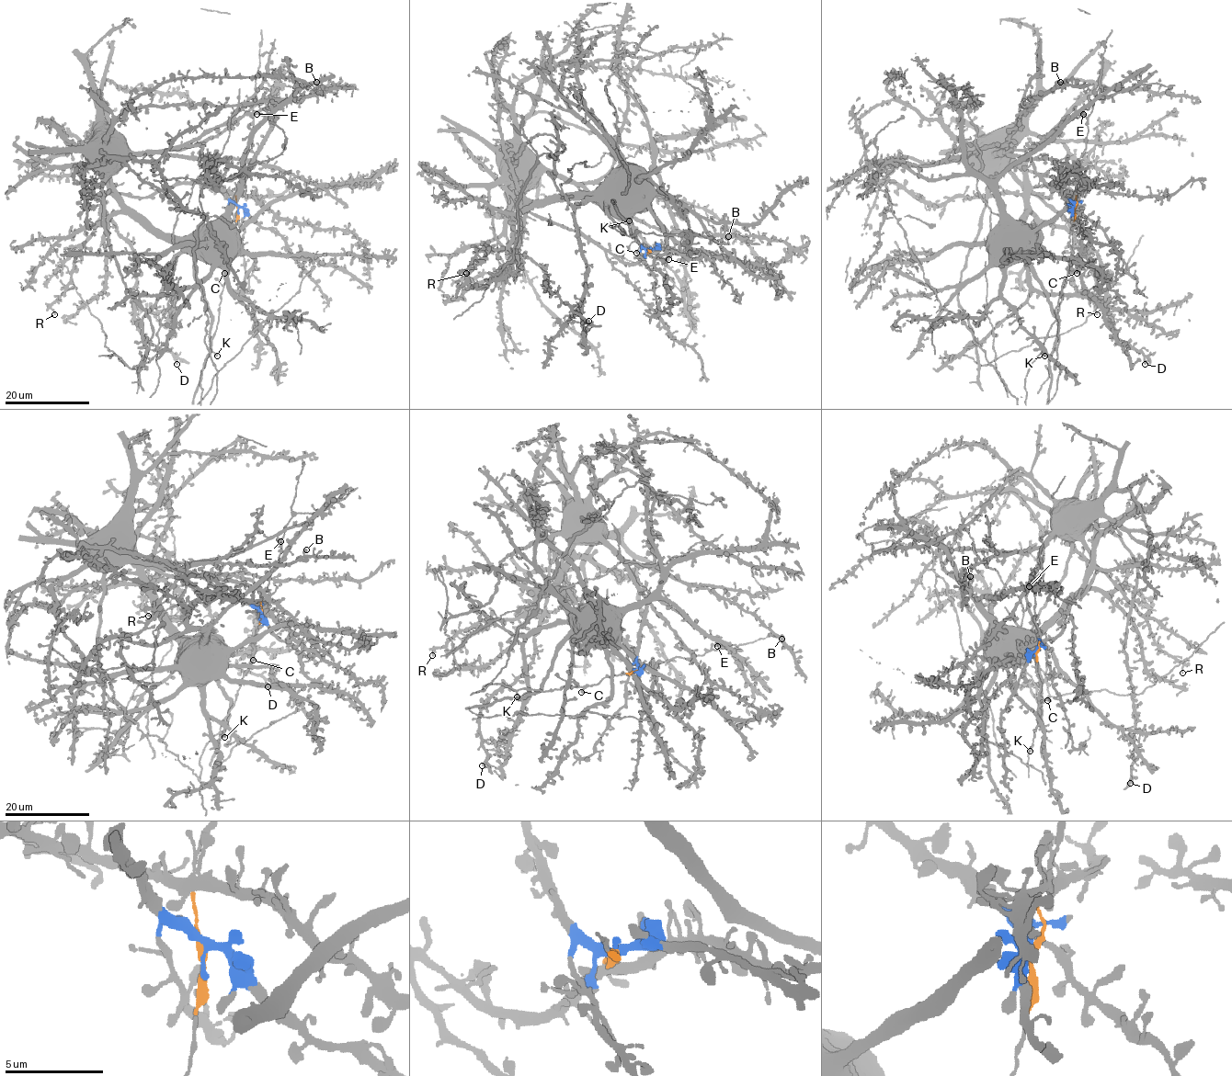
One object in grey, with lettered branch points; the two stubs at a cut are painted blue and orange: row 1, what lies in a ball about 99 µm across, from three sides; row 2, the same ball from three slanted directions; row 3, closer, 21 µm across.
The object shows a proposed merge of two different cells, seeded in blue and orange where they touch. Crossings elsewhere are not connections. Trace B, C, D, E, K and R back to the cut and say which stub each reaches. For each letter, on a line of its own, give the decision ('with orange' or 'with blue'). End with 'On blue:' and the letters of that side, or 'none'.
B: with blue
C: with orange
D: with blue
E: with blue
K: with orange
R: with blue
On blue: B, D, E, R

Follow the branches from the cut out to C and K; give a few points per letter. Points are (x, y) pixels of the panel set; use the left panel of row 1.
C: (238, 207), (230, 270), (224, 273)
K: (238, 207), (230, 247), (230, 272), (220, 295), (219, 321), (211, 340), (211, 350), (217, 356)

